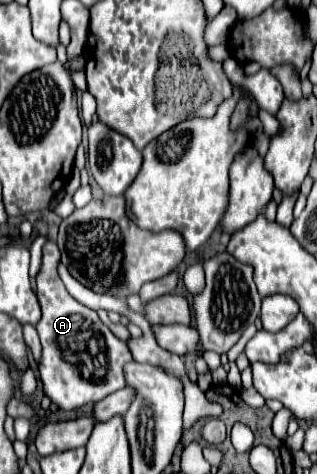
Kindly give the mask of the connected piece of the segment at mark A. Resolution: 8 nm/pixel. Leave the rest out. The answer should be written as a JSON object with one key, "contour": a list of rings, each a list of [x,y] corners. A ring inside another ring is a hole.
{"contour":[[[50,240],[44,246],[42,270],[36,276],[36,294],[42,308],[42,320],[36,326],[42,342],[42,360],[38,372],[44,386],[44,394],[60,410],[78,410],[84,404],[104,400],[112,392],[124,388],[126,386],[124,366],[134,358],[130,354],[128,344],[116,338],[94,310],[86,308],[68,294],[66,286],[62,284],[56,272],[58,260],[60,260],[58,246],[56,242]],[[64,358],[78,358],[78,364],[70,364]],[[80,364],[92,364],[92,378],[84,374]]]}

